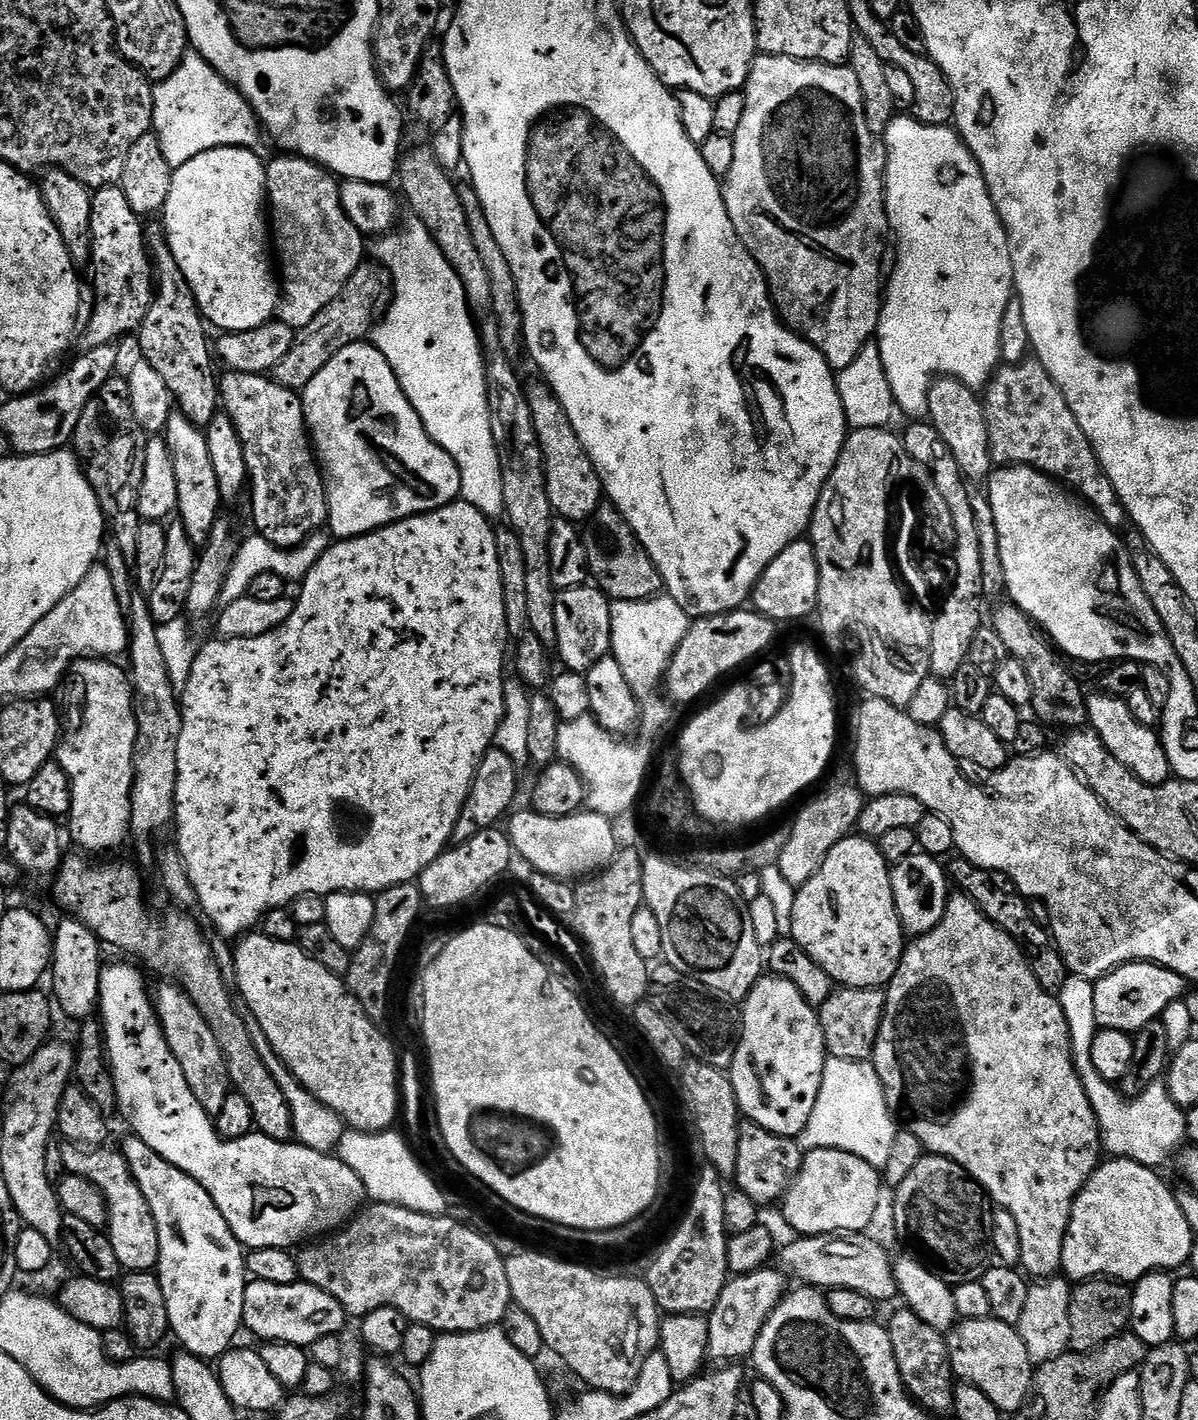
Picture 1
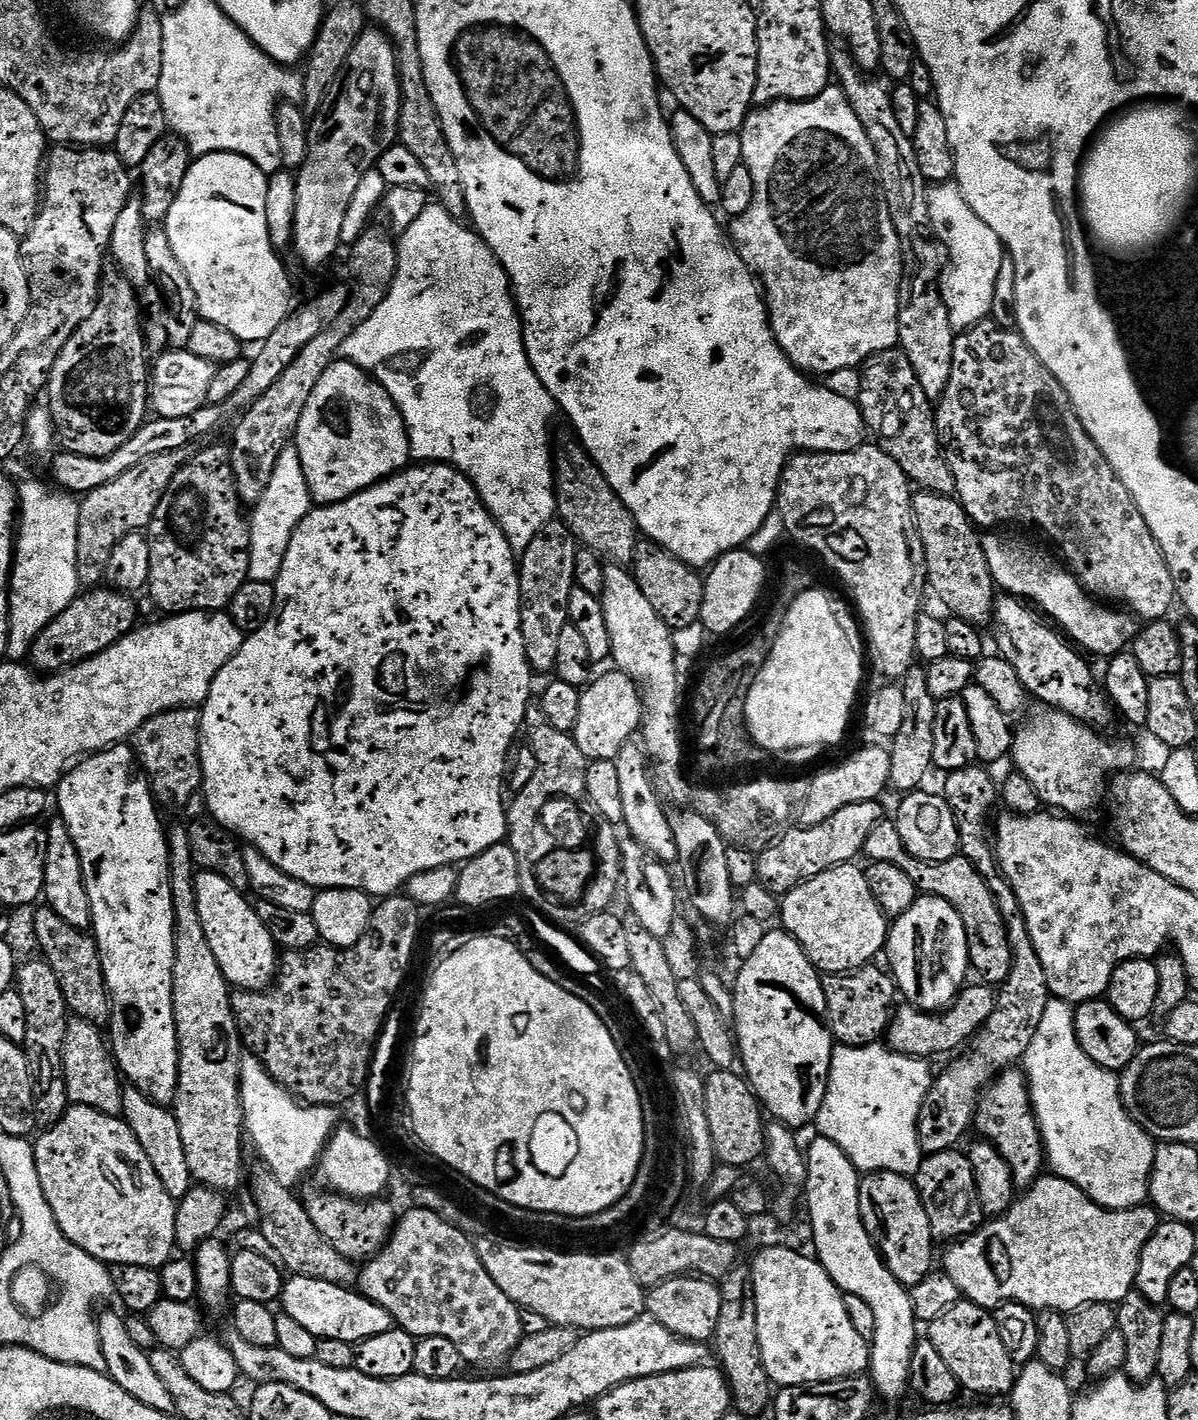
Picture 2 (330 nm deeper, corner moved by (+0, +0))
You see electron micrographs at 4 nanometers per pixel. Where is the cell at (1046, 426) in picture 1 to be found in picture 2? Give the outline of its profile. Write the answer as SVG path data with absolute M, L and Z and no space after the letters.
M989 318L983 324L976 324L968 331L957 335L954 342L950 382L946 382L946 390L940 395L934 408L936 433L940 435L940 446L944 450L945 458L948 459L950 470L954 474L956 496L960 505L980 530L996 530L999 529L996 528L999 524L1029 524L1032 528L1041 528L1060 547L1059 555L1062 557L1063 563L1068 571L1079 580L1085 592L1101 601L1123 606L1133 617L1139 618L1141 621L1151 622L1165 619L1169 615L1168 611L1171 610L1172 603L1175 605L1178 600L1176 583L1170 574L1170 566L1166 562L1154 534L1150 534L1150 526L1146 526L1146 518L1142 518L1130 490L1126 490L1126 486L1122 486L1118 474L1110 466L1110 462L1102 454L1102 450L1098 450L1094 438L1090 438L1090 434L1082 426L1078 414L1072 409L1072 403L1066 390L1058 382L1058 378L1054 378L1054 374L1050 374L1050 370L1046 370L1044 363L1033 354L1019 331L1007 332L1004 328L996 328L994 321L995 319Z

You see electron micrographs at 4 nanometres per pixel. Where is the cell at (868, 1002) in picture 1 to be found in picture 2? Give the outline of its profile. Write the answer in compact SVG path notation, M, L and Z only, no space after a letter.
M976 982L973 988L965 987L956 997L952 1007L945 1008L942 1012L933 1014L911 1006L897 1007L892 1013L892 1021L888 1023L887 1047L903 1056L915 1056L917 1060L928 1060L933 1058L932 1056L947 1057L963 1049L979 1028L984 1026L986 1018L994 1014L996 997L997 993L989 985Z

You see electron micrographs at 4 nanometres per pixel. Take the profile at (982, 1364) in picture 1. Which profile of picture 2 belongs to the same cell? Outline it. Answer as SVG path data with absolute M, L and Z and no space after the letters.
M961 1299L960 1303L946 1310L942 1318L934 1318L934 1322L927 1325L926 1338L934 1342L934 1350L938 1350L946 1366L950 1366L965 1393L977 1392L980 1398L1004 1398L1016 1385L1018 1366L1010 1354L1006 1354L995 1315L989 1309Z

